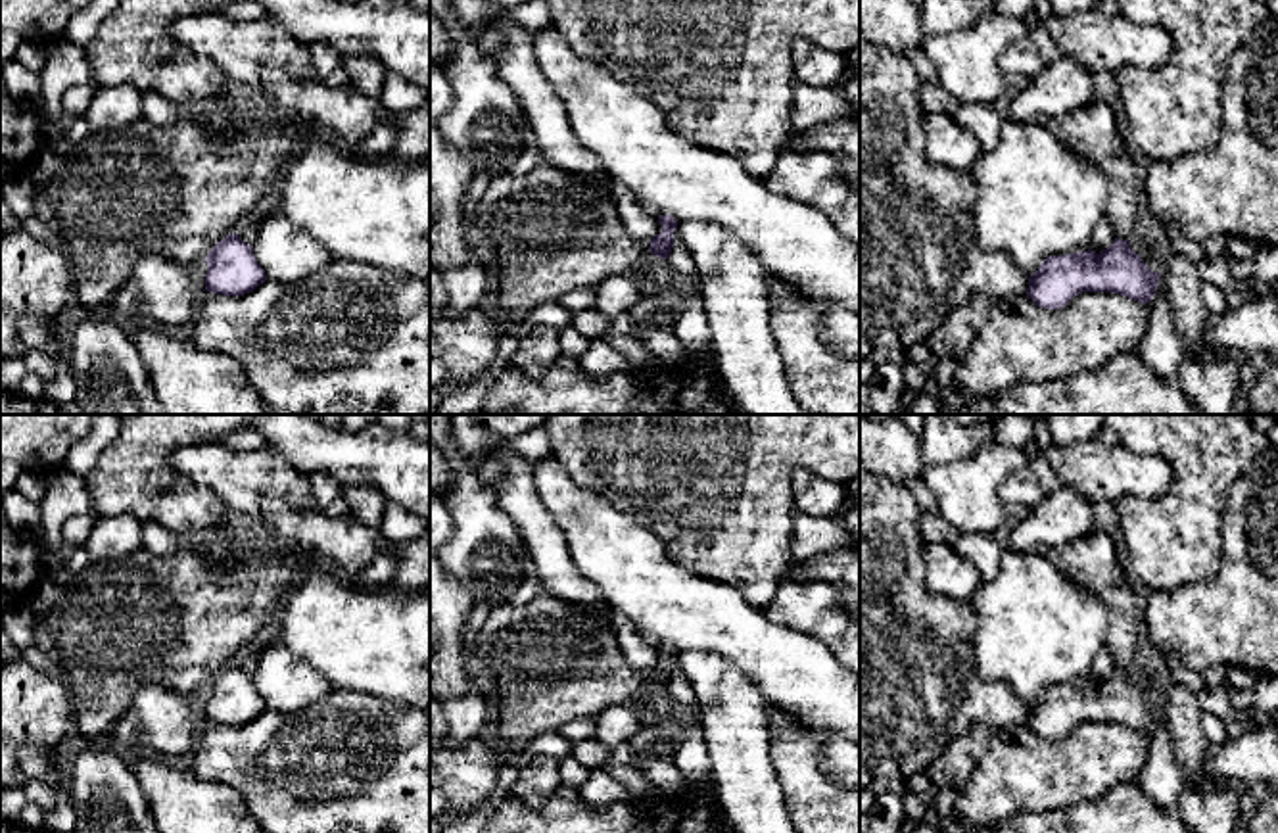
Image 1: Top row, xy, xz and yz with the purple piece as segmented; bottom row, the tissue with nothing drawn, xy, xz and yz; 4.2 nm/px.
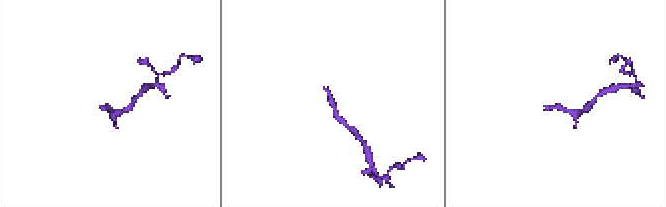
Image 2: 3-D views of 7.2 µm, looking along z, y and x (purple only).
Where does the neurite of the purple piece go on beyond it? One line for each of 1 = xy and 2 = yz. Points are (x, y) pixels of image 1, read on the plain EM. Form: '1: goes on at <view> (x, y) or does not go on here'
1: does not go on here
2: does not go on here

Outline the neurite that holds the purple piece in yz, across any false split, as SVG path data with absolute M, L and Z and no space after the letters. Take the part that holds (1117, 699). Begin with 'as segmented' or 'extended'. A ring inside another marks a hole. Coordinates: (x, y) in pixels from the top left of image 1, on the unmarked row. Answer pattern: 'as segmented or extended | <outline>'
as segmented | M1115 668L1100 683L1088 679L1046 687L1029 706L1027 727L1038 737L1059 739L1082 722L1111 722L1148 735L1159 708L1161 702L1151 701L1128 670Z

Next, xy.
as segmented | M236 662L217 672L205 693L205 720L213 724L244 726L267 710L251 676Z

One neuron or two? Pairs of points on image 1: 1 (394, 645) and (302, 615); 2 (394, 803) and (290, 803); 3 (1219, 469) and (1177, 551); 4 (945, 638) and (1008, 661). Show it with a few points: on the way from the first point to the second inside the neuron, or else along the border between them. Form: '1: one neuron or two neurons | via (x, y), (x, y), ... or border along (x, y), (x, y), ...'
1: one neuron | via (371, 640), (352, 636), (325, 620)
2: one neuron | via (369, 803), (315, 803)
3: one neuron | via (1200, 490), (1190, 515), (1190, 530)
4: two neurons | border along (966, 603), (975, 620), (975, 672), (998, 682)

